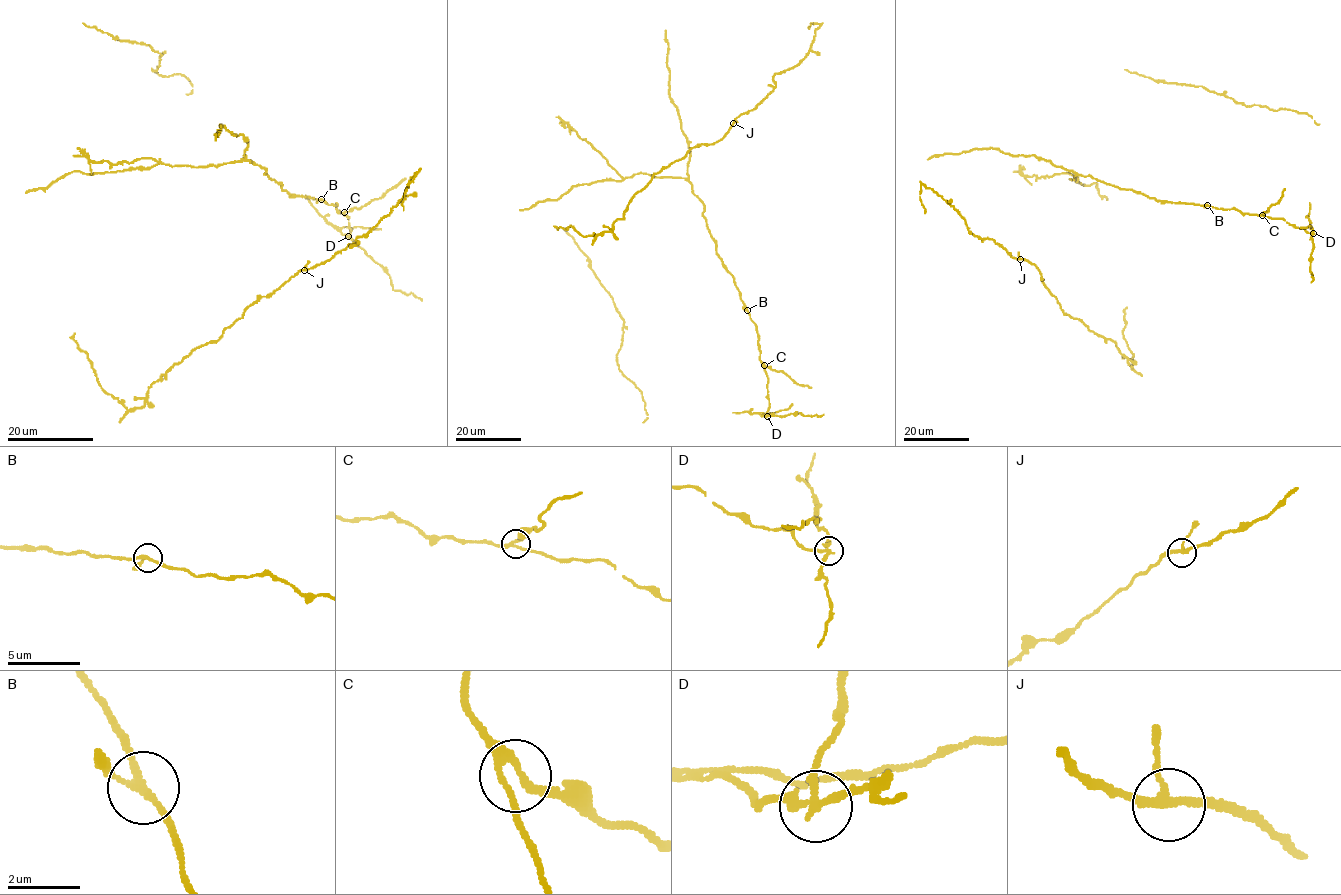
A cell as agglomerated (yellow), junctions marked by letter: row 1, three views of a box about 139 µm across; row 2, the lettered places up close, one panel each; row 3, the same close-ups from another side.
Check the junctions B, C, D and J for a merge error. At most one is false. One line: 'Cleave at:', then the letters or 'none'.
Cleave at: D

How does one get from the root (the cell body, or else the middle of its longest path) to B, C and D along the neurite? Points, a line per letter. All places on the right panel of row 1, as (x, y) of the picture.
B: (1074, 178), (1091, 176), (1157, 201), (1207, 205)
C: (1074, 178), (1091, 176), (1157, 201), (1208, 205), (1262, 215)
D: (1074, 178), (1091, 176), (1157, 201), (1208, 205), (1280, 218), (1313, 233)

